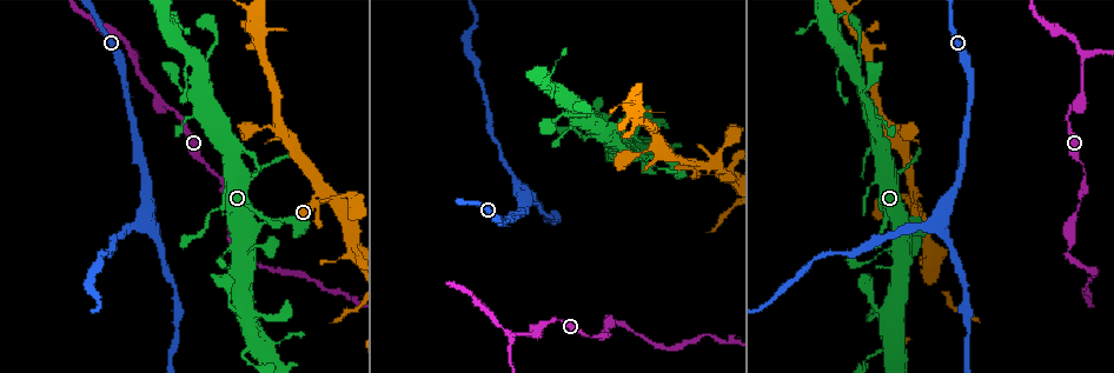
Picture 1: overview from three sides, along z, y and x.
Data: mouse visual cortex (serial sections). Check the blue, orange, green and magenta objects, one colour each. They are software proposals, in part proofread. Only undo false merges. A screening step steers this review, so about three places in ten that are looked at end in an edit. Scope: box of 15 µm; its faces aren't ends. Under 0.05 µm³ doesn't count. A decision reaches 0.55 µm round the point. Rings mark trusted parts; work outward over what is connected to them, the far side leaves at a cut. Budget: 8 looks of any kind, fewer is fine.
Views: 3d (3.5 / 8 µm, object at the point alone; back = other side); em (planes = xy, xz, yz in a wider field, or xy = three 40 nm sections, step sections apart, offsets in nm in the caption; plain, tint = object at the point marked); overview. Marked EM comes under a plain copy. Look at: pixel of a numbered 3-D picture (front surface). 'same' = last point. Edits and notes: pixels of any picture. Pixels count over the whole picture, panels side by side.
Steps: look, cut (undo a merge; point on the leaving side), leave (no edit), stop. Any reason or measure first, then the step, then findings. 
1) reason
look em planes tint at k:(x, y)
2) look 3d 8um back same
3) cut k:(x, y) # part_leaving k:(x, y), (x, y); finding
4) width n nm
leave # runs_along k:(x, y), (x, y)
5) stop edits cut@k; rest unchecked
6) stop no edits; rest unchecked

three-way junction
look 3d 3.5um at 1:(1080, 57)

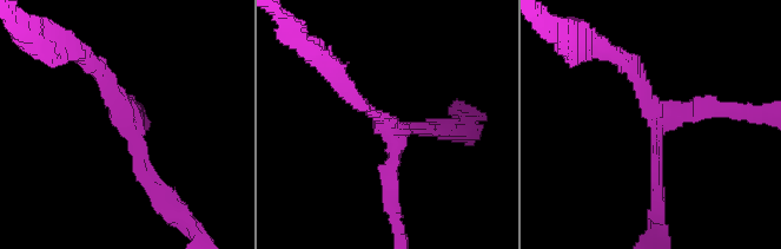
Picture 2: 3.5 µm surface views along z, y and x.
arms 3; arm_widths 150, 200, 200 nm; now the EM
look em planes tint at 2:(396, 128)

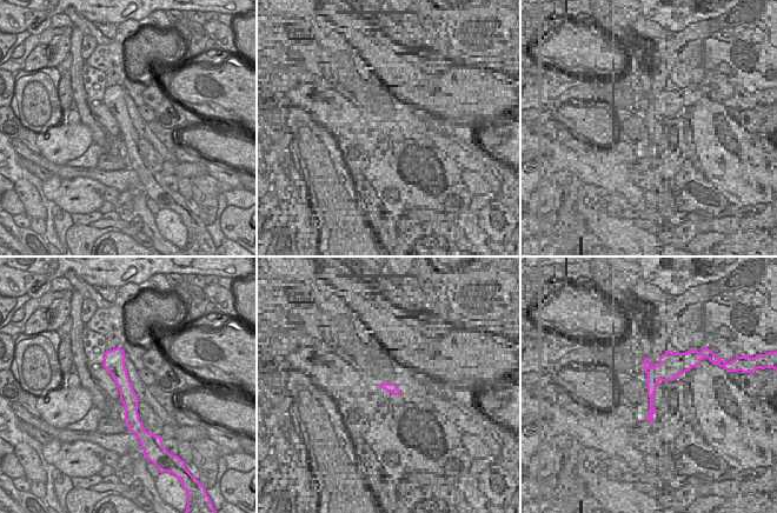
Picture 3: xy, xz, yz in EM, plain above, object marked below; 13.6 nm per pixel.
leave # runs_along 3:(117, 352), (133, 425); continuous, no second cell

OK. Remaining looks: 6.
thin neck
look 3d 8um back at 1:(1069, 248)

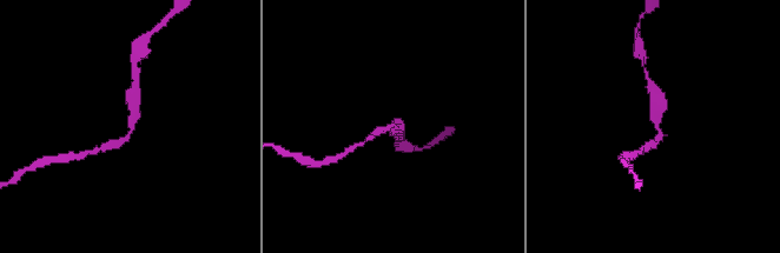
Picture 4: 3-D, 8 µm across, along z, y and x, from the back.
arm_widths 200, 450 nm; now the EM
look em xy step 1 tint at 4:(129, 127)

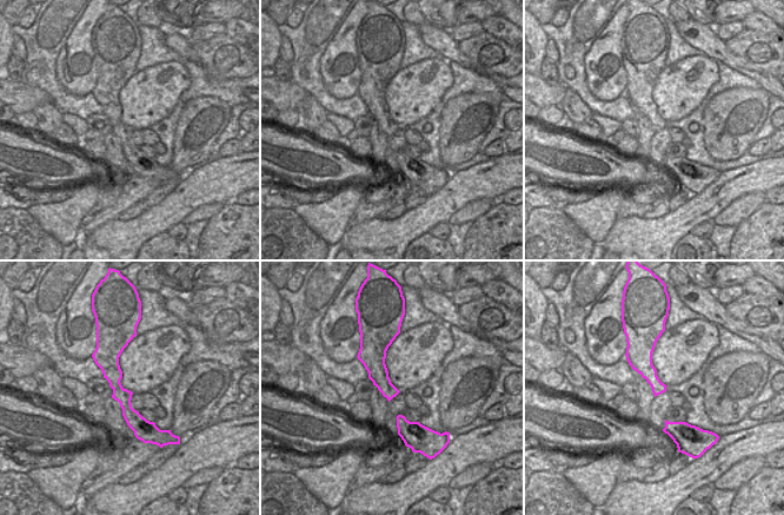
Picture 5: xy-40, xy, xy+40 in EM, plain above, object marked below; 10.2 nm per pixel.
width 200 nm
leave # runs_along 4:(132, 94), (130, 133), (106, 145); one cell here

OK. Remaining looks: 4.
four or more arms meet
look 3d 3.5um at 1:(914, 198)

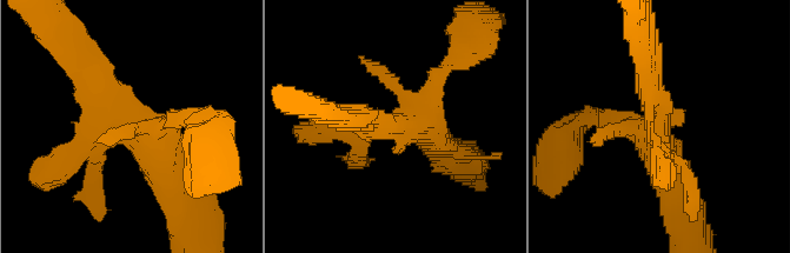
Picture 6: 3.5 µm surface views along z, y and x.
leave # continuous, no second cell

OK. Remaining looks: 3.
stop no edits; rest unchecked

